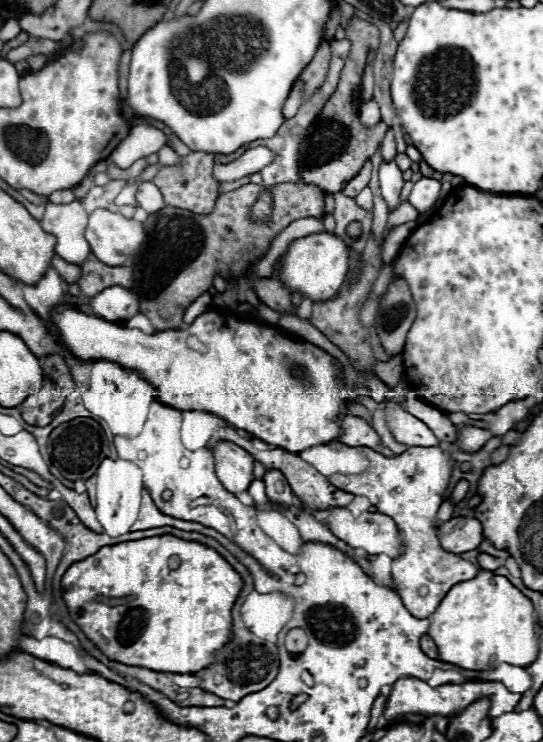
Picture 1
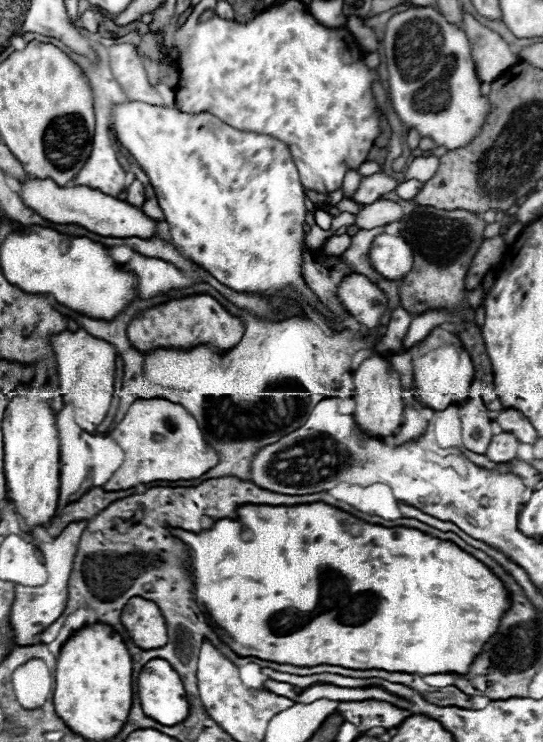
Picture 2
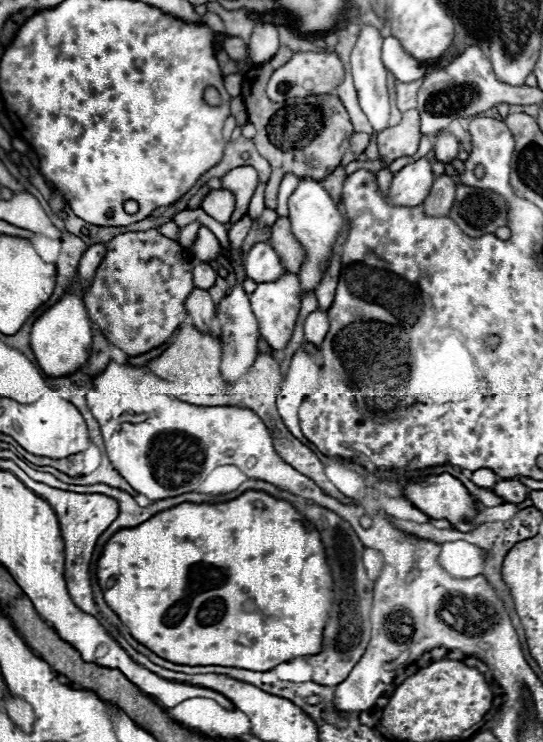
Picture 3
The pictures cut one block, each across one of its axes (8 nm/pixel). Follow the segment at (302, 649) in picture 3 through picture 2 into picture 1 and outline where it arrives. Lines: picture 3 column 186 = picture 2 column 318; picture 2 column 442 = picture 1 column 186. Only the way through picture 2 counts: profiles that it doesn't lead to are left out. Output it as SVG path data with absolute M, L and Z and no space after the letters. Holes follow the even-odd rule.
M176 536L104 546L104 550L74 562L62 578L62 598L72 620L104 656L128 666L172 674L192 674L212 664L212 654L232 636L230 610L242 590L240 574L218 552Z

